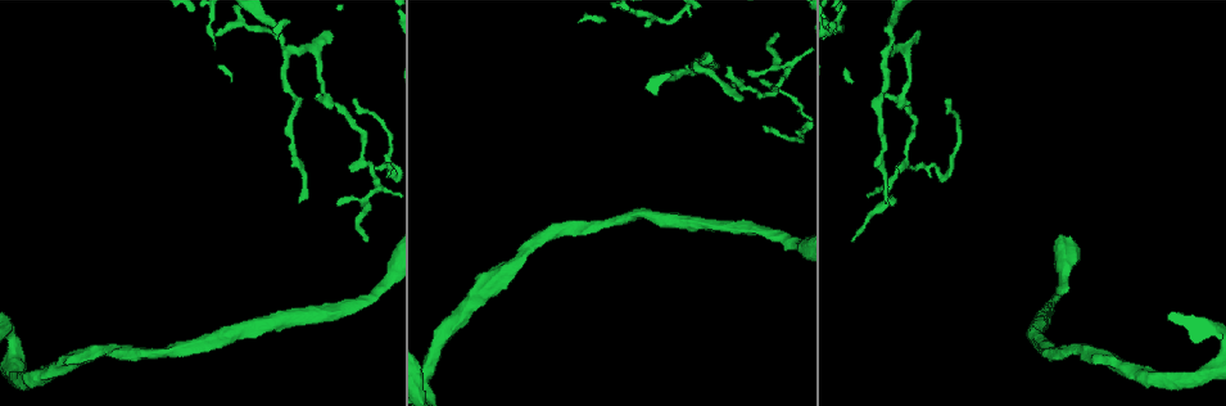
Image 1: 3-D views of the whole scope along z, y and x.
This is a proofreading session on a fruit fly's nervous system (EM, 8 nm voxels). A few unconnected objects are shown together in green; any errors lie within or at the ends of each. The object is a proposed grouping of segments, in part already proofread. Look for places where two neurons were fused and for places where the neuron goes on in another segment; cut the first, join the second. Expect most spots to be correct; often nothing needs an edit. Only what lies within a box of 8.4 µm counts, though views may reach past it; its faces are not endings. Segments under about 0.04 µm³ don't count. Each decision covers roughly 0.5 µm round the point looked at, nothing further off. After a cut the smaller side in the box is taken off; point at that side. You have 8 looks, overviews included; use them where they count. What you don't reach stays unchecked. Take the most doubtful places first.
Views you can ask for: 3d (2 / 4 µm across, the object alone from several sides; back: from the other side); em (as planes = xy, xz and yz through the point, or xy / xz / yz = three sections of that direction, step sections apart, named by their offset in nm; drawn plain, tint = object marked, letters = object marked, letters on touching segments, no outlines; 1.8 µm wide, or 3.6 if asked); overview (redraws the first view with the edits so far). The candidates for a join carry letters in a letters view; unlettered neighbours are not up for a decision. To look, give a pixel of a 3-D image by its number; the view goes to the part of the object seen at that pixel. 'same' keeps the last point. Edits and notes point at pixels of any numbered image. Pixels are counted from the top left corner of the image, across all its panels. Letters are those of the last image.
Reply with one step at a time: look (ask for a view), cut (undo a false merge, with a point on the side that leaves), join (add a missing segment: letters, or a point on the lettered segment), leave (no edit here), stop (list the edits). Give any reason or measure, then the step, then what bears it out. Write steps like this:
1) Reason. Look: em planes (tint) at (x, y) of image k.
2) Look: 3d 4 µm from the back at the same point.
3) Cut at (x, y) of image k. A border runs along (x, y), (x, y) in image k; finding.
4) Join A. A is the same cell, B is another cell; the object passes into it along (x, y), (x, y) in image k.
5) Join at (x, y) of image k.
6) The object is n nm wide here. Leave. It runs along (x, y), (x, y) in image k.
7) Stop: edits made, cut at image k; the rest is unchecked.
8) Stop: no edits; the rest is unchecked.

Arms part here. Look: em xy step 8 (letters) at (887, 44) of image 1.

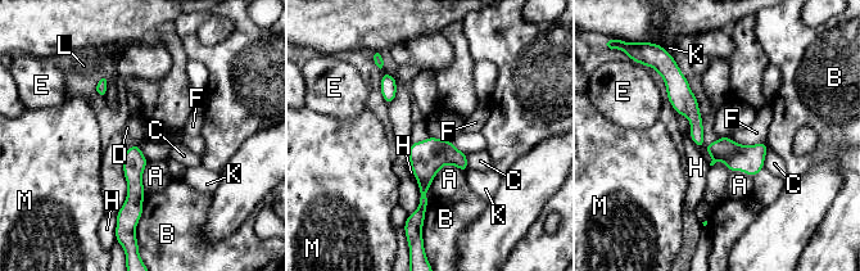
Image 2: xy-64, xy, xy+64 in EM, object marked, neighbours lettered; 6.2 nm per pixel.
Leave. A, B, C, D, E, F, H, K, L and M are other cells; it runs along (671, 75), (696, 138), (759, 167) in image 2; all the same neuron.

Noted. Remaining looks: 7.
End of a long branch. Look: em planes (letters) at (945, 99) of image 1.

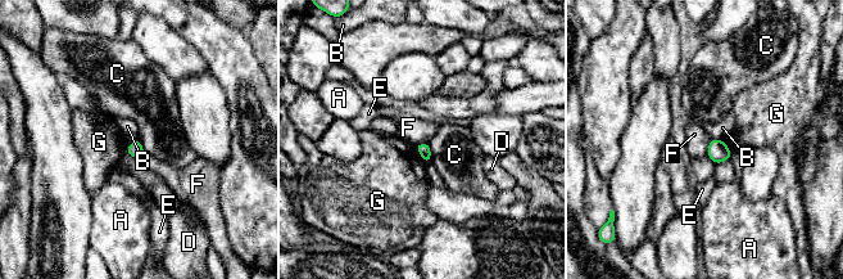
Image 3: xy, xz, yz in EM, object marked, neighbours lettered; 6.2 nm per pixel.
Leave. A, B, C, D, E, F and G are other cells; a border runs along (711, 139), (706, 154) in image 3; no lettered segment goes on from it.

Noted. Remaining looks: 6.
End of a long branch. Look: 3d 2 µm at (298, 201) of image 1.

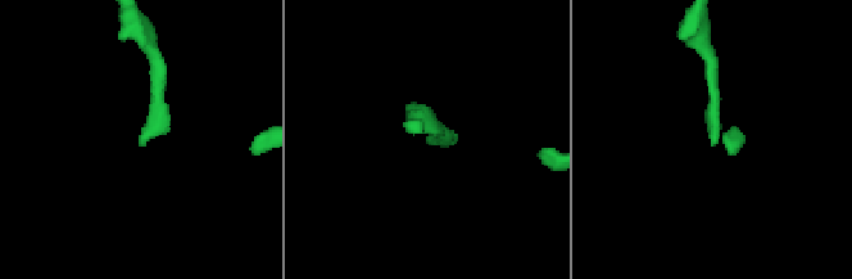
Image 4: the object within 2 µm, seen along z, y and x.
Now the EM. Look: em planes (plain) at (145, 143) of image 4.

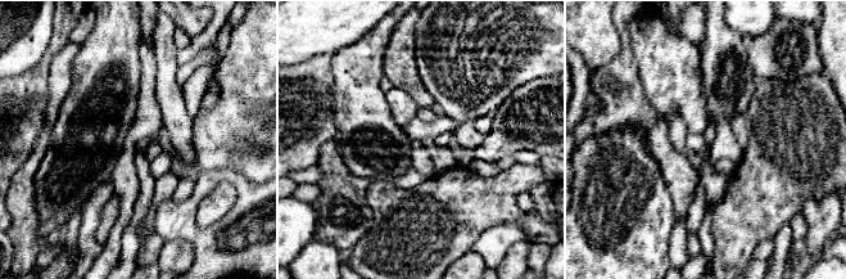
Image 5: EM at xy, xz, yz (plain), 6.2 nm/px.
Look: em planes (letters) at the same point.

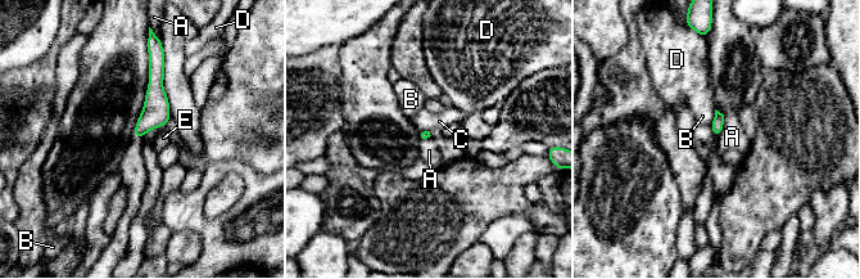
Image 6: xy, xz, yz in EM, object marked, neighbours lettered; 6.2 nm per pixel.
Leave. A, B, C, D and E are other cells; it runs along (155, 59), (155, 112), (137, 134) in image 6; none of them fits.

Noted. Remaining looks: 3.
Stop: no edits; the rest is unchecked.

